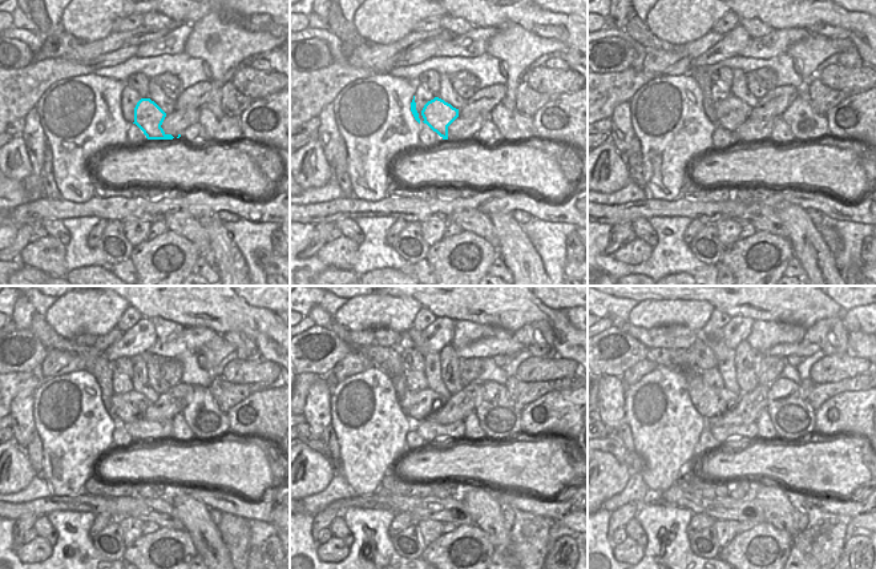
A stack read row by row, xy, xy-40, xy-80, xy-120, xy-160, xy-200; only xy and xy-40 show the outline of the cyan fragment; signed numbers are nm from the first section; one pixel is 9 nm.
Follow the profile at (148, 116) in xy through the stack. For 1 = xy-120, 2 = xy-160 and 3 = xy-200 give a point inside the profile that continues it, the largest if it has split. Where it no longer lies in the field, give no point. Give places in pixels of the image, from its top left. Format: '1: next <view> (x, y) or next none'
1: next xy-120 (128, 407)
2: next xy-160 (418, 406)
3: next xy-200 (709, 402)

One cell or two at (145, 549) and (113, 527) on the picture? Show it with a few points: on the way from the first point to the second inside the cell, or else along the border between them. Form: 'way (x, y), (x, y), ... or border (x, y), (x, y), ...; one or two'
border (126, 547), (122, 555); two

